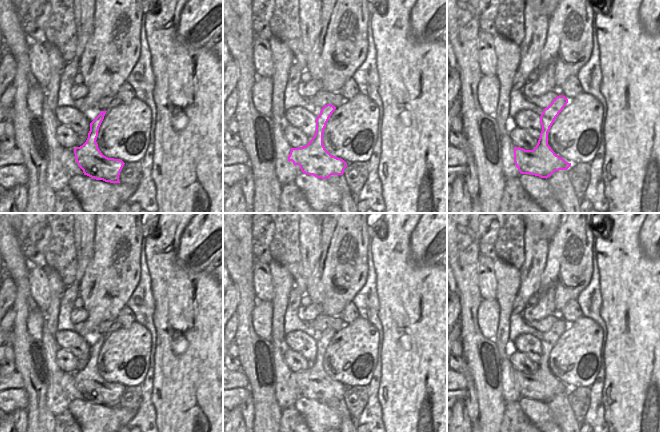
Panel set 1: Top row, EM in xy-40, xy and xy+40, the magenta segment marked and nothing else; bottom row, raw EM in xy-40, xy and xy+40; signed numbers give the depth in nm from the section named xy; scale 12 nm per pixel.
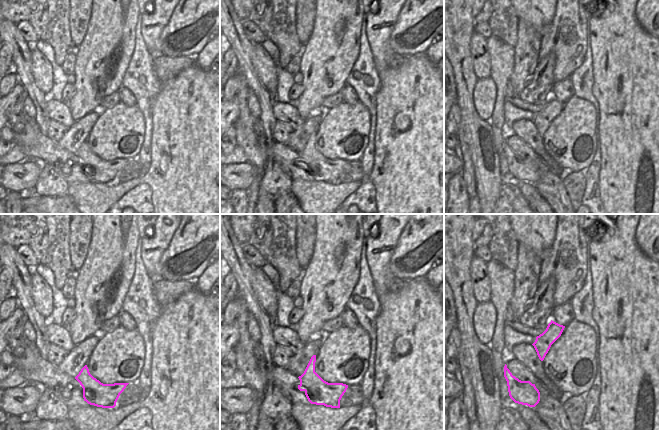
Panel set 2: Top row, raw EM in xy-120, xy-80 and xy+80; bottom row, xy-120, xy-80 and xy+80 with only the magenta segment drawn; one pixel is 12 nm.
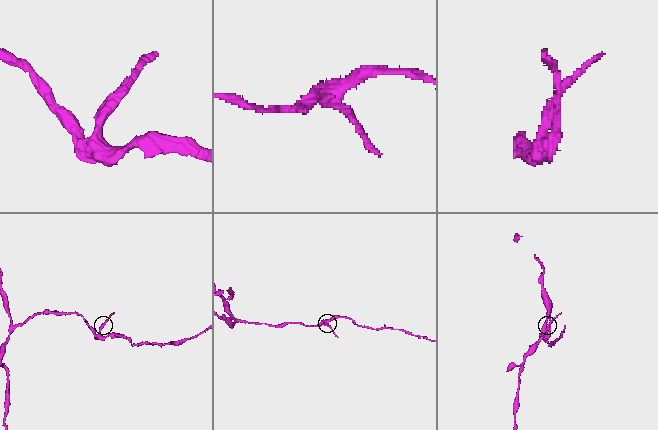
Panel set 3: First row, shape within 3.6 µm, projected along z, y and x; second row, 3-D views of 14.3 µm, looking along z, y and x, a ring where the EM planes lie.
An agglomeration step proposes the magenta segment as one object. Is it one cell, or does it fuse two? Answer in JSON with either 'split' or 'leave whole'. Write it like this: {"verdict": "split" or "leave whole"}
{"verdict": "leave whole"}

